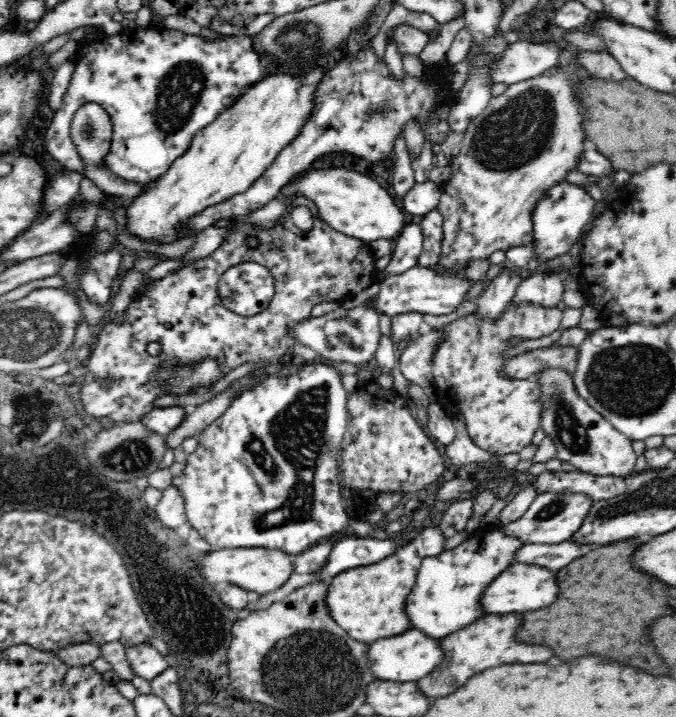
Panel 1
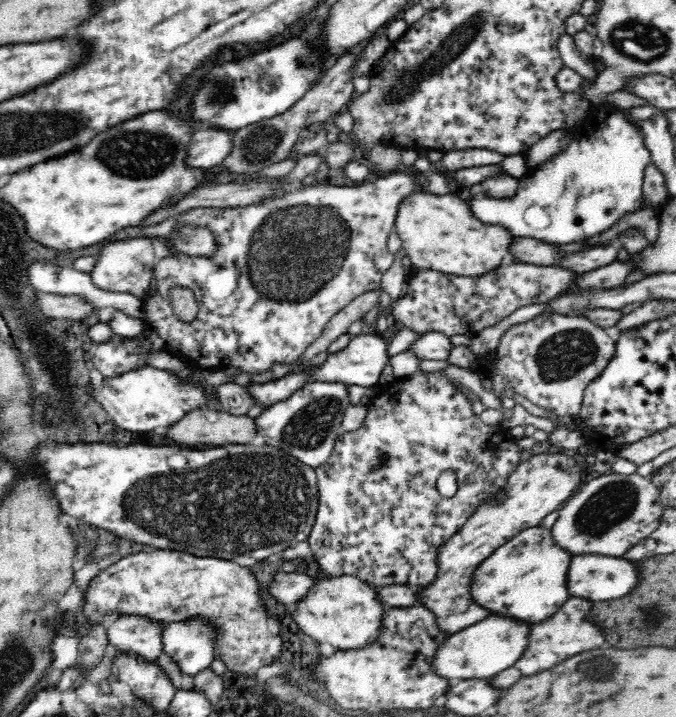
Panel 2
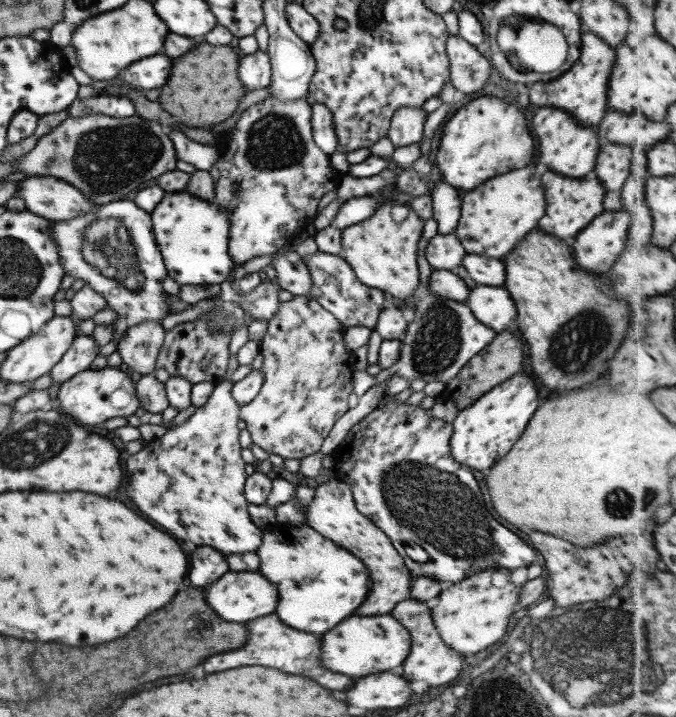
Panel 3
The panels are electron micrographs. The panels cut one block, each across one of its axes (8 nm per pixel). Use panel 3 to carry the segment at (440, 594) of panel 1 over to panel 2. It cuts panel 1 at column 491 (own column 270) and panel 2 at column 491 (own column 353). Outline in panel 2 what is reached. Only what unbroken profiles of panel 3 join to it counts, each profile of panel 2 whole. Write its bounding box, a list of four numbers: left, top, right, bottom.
[472,526,572,622]

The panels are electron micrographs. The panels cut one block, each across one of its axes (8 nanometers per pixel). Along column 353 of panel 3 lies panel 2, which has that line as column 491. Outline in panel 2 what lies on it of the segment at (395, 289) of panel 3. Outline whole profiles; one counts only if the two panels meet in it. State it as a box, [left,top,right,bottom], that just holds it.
[394,189,515,278]

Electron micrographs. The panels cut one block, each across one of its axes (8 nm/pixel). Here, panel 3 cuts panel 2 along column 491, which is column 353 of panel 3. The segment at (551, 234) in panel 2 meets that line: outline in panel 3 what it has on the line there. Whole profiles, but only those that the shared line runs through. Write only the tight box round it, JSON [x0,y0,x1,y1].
[333,195,390,230]

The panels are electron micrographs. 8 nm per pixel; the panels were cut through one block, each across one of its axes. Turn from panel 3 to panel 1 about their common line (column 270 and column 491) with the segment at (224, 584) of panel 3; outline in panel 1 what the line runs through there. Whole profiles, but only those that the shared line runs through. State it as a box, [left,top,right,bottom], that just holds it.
[481,562,560,614]

